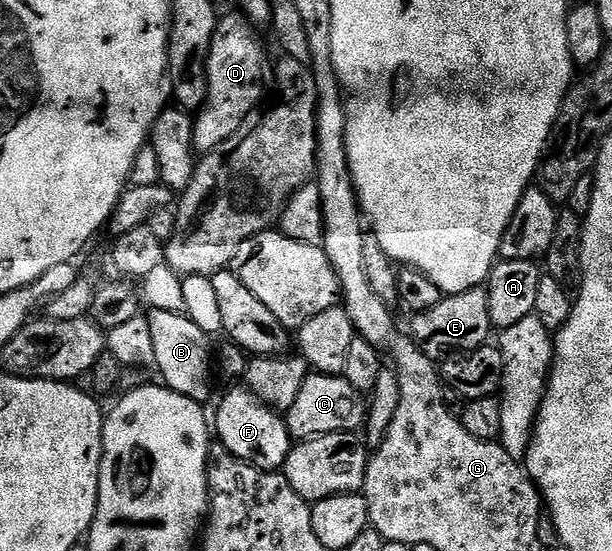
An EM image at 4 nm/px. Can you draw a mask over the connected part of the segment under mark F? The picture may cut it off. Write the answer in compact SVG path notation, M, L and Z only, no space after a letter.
M233 388L221 400L215 420L215 436L220 447L226 448L231 455L255 466L264 472L281 472L285 459L289 456L291 437L285 425L284 415L261 403L248 388Z

